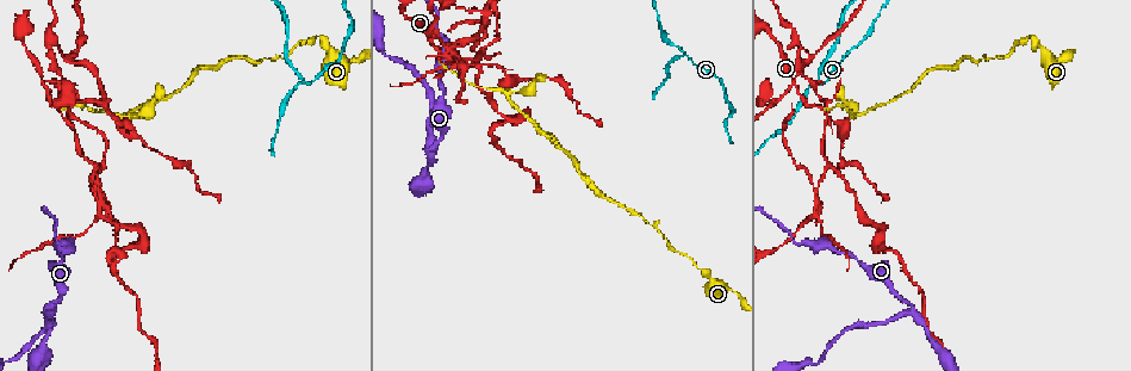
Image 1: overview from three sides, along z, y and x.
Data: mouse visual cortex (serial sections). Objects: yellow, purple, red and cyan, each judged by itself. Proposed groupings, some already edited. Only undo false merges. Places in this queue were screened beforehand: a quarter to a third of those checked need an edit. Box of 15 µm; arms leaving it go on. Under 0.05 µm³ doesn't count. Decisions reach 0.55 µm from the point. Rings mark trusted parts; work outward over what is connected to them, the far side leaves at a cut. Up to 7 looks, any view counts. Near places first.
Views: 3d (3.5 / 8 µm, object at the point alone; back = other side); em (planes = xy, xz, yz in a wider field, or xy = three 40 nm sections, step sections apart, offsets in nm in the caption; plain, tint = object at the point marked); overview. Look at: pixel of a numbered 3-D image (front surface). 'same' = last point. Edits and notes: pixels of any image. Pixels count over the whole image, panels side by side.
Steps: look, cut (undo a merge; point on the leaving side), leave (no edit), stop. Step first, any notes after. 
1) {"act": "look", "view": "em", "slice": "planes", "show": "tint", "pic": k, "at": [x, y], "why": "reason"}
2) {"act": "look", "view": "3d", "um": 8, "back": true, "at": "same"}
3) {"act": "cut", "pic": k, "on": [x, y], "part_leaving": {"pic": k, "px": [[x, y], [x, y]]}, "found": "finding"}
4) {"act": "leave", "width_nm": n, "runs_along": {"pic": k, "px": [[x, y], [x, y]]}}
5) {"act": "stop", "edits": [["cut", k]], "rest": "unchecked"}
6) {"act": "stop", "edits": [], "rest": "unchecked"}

{"act": "look", "view": "3d", "um": 8, "pic": 1, "at": [442, 33], "why": "calibre changes"}

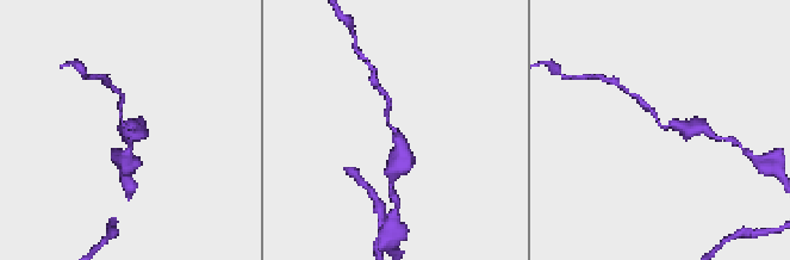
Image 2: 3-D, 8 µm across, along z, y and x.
{"act": "look", "view": "em", "slice": "xy", "step": 1, "show": "tint", "pic": 2, "at": [127, 128], "arm_widths_nm": [200, 400], "why": "now the EM"}

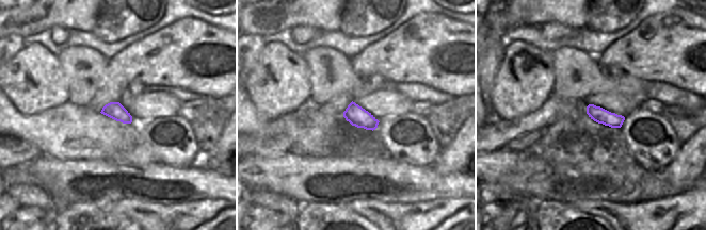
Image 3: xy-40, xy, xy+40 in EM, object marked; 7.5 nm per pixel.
{"act": "leave", "width_nm": 150, "runs_along": {"pic": 2, "px": [[695, 127], [663, 128], [644, 101]]}, "found": "continuous, no second cell"}

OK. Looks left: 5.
{"act": "look", "view": "3d", "um": 8, "pic": 1, "at": [825, 119], "why": "a fork"}

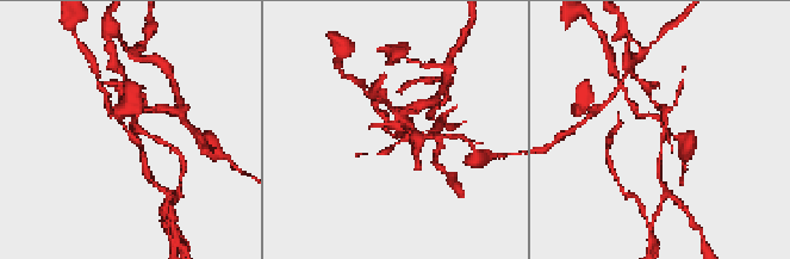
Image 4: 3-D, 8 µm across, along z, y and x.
{"act": "look", "view": "em", "slice": "planes", "show": "tint", "pic": 4, "at": [125, 130], "arms": 3, "arm_widths_nm": [150, 150, 150], "why": "need the tissue"}

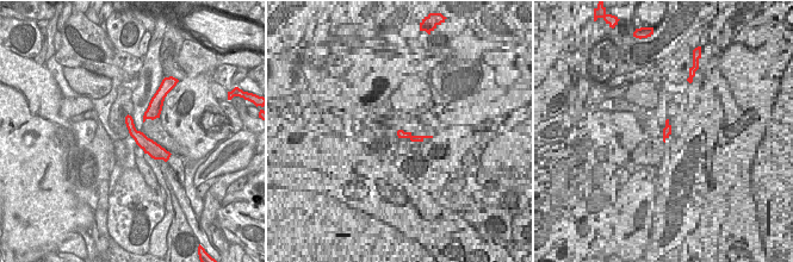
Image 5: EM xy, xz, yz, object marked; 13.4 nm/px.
{"act": "cut", "pic": 4, "on": [174, 198], "border": {"pic": 5, "px": [[140, 131], [131, 136]]}, "found": "two cells meet here"}

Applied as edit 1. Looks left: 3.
{"act": "look", "view": "3d", "um": 3.5, "pic": 1, "at": [331, 45], "why": "sharp bend"}

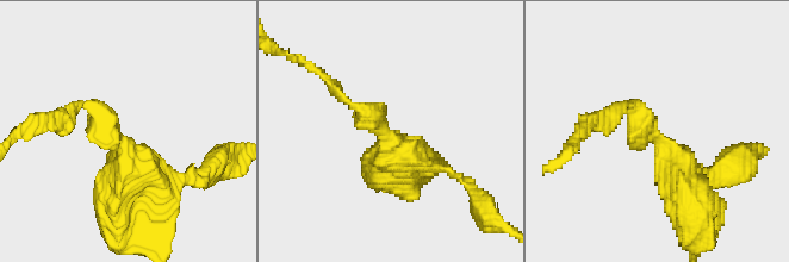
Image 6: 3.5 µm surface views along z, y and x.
{"act": "look", "view": "em", "slice": "xy", "step": 5, "show": "tint", "pic": 6, "at": [655, 132], "why": "shape alone is not enough"}

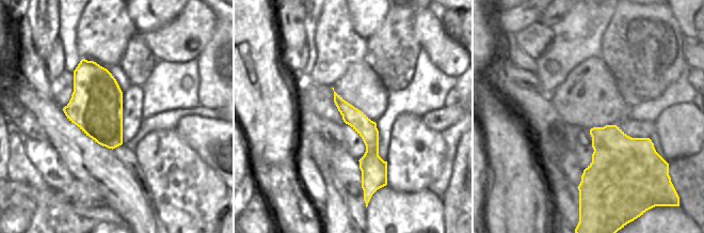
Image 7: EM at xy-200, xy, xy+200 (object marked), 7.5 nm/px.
{"act": "leave", "arm_widths_nm": [150, 500], "runs_along": {"pic": 6, "px": [[699, 199], [632, 104], [613, 118]]}, "found": "all the same cell"}

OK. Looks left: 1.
{"act": "stop", "edits": [["cut", 4]], "rest": "unchecked"}

